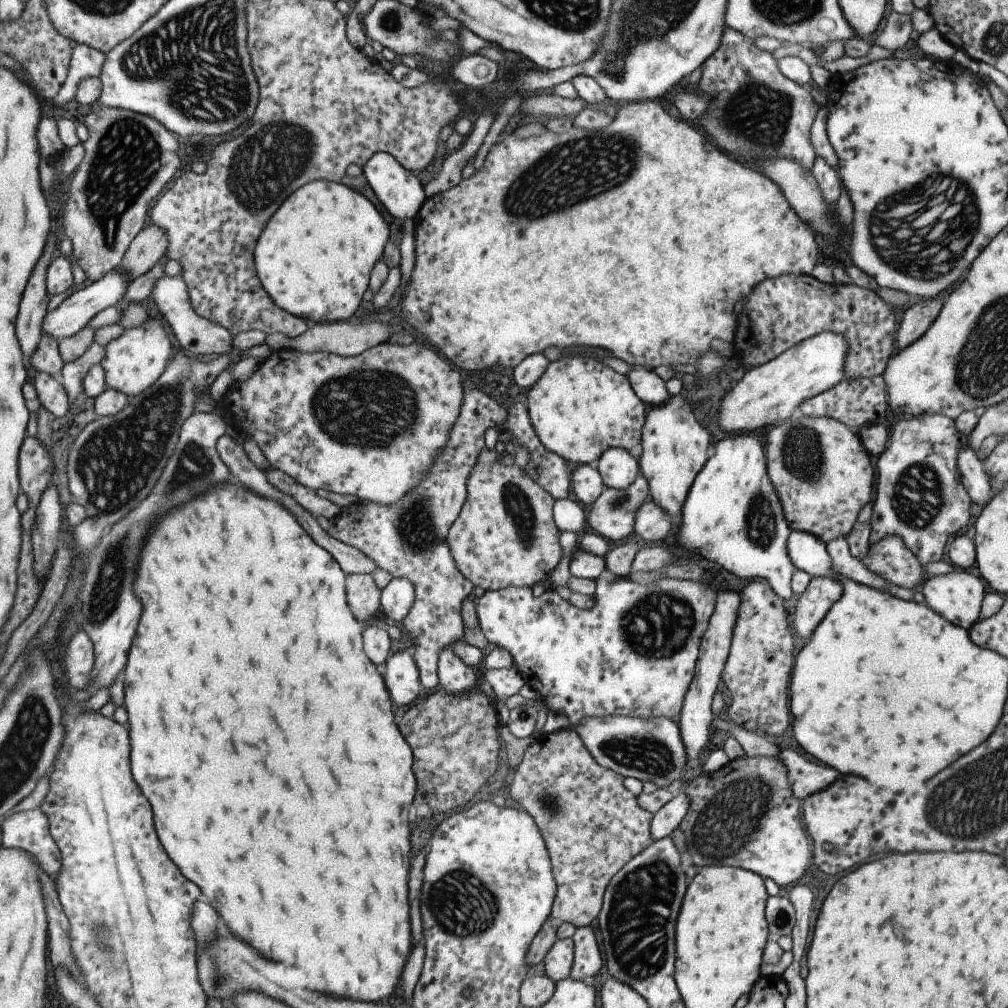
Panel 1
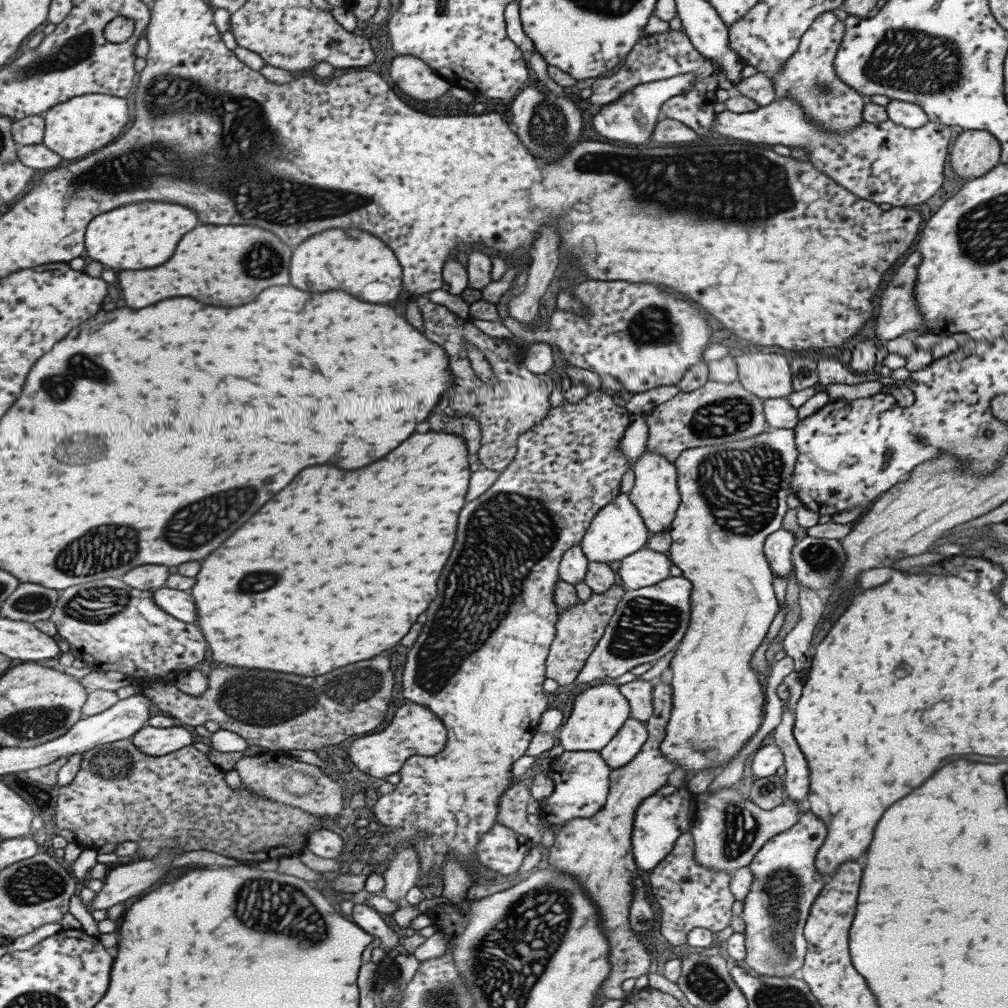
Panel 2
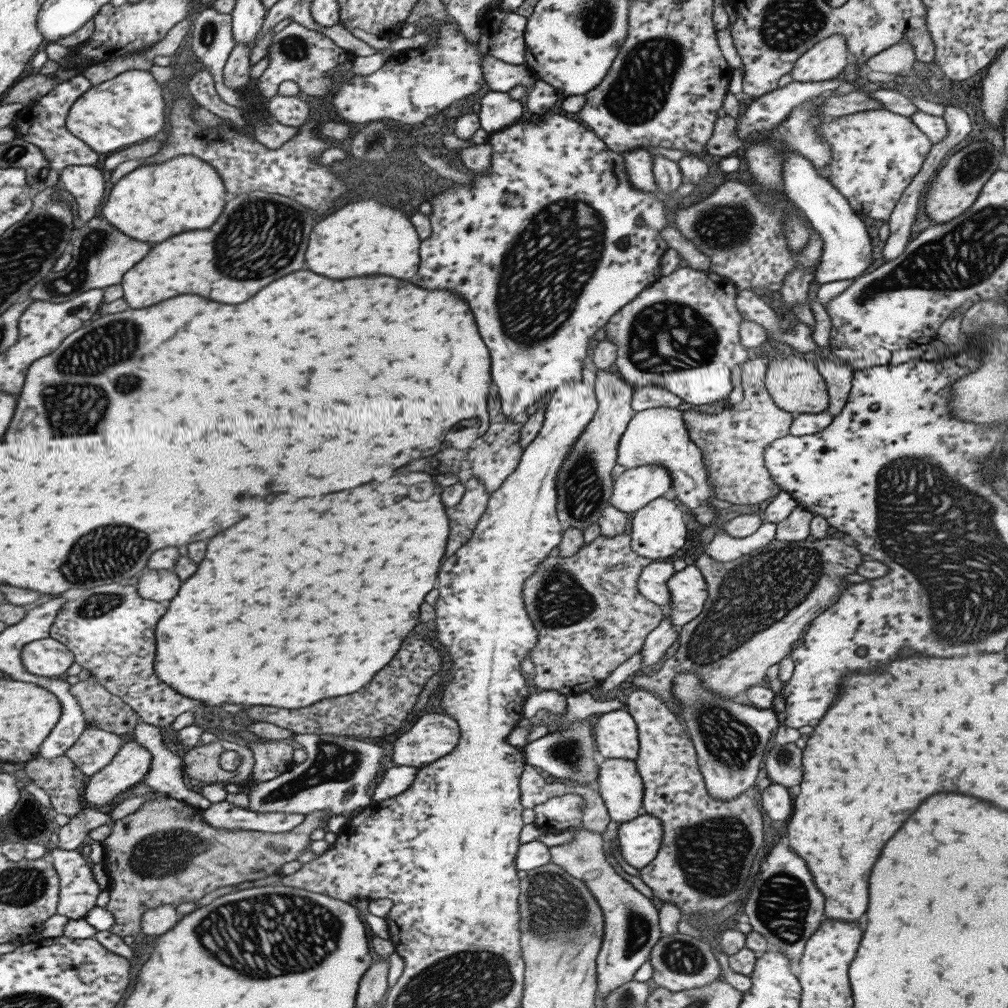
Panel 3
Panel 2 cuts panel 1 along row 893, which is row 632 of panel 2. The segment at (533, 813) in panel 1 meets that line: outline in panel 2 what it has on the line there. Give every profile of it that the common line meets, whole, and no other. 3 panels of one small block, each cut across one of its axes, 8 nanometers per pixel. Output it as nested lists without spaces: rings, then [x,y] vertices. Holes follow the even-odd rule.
[[[613,583],[603,593],[591,592],[585,601],[577,602],[558,612],[558,618],[554,624],[554,639],[548,646],[548,654],[545,658],[545,678],[555,680],[560,688],[567,689],[571,686],[573,679],[577,677],[577,673],[599,642],[623,592],[625,592],[623,585],[618,586]]]

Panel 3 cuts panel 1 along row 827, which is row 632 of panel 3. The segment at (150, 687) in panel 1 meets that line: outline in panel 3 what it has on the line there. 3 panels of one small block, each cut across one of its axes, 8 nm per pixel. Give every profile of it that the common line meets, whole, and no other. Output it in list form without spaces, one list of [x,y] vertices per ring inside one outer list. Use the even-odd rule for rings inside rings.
[[[401,466],[385,482],[369,482],[353,490],[343,490],[337,494],[325,494],[321,498],[295,498],[281,500],[279,494],[267,494],[259,498],[249,516],[231,528],[215,534],[207,542],[203,560],[199,562],[193,576],[189,576],[175,598],[169,602],[165,614],[159,618],[155,628],[155,658],[153,672],[155,676],[171,686],[177,694],[203,702],[206,706],[221,704],[243,704],[243,706],[277,706],[277,708],[303,708],[315,704],[323,698],[340,697],[351,694],[365,684],[397,654],[399,644],[405,634],[417,624],[417,610],[425,594],[433,588],[435,574],[439,568],[439,558],[445,550],[447,540],[447,516],[439,502],[439,488],[431,492],[423,502],[411,500],[409,490],[415,484],[431,482],[423,472],[411,472],[407,466]]]

